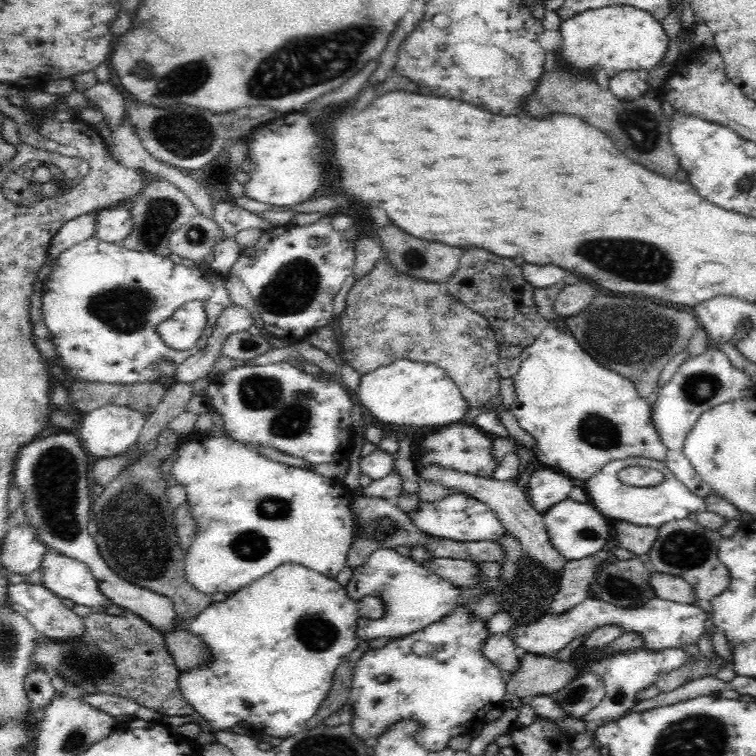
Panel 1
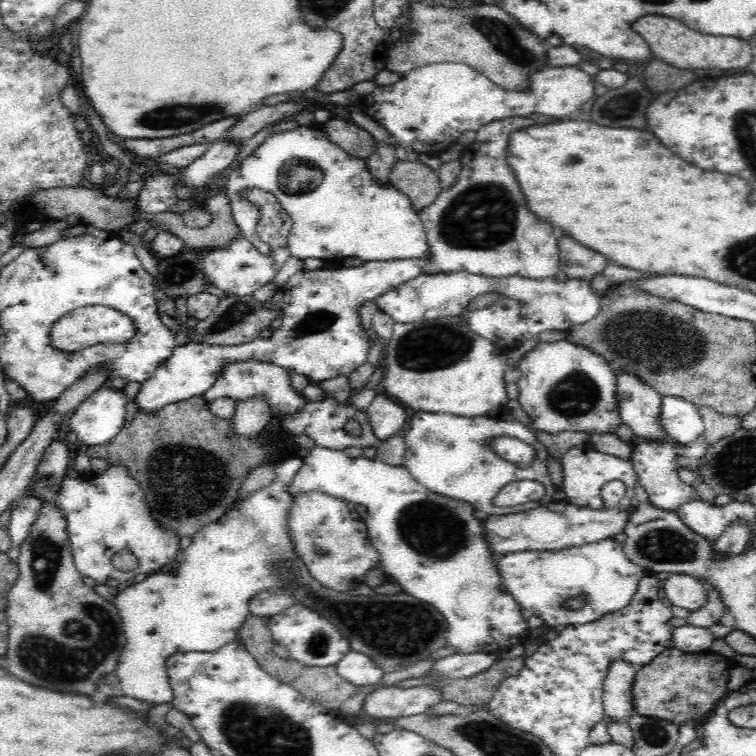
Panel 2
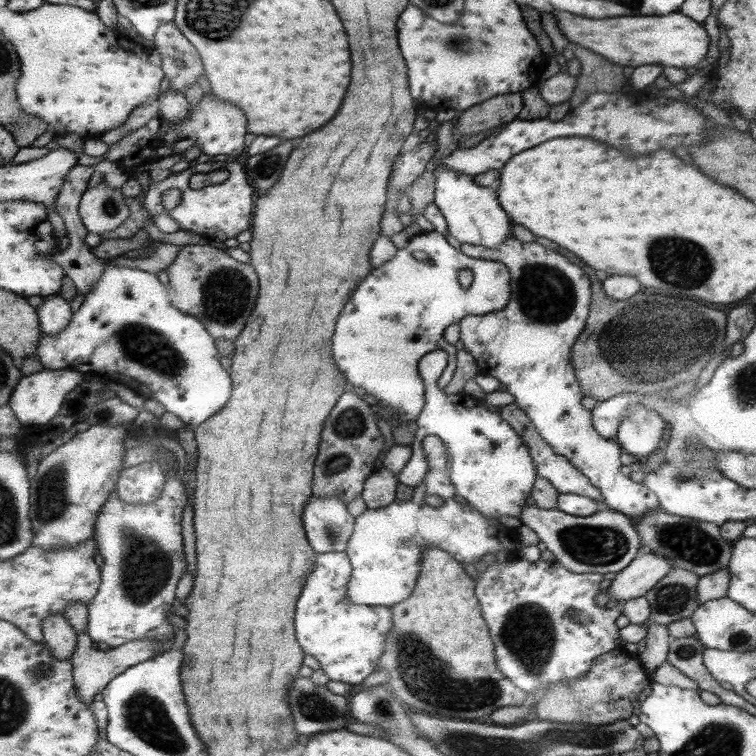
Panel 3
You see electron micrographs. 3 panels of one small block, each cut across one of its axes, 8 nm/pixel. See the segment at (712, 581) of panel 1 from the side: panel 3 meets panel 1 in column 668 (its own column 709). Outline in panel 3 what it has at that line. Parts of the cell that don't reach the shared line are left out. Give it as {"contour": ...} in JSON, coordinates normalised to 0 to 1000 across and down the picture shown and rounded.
{"contour":[[[877,673],[857,676],[852,684],[837,688],[837,697],[847,708],[849,728],[857,728],[888,741],[892,753],[907,753],[925,763],[962,751],[967,730],[967,717],[955,712],[951,696],[919,685],[892,683]]]}

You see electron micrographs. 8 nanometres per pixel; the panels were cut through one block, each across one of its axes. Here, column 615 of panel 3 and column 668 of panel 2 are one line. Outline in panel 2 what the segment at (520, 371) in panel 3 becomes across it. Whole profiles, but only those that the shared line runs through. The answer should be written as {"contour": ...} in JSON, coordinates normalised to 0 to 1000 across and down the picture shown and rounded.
{"contour":[[[929,573],[921,582],[910,587],[897,587],[896,585],[878,582],[862,583],[856,582],[847,585],[836,599],[837,618],[840,619],[847,640],[857,651],[860,665],[876,675],[892,676],[910,661],[919,657],[919,648],[910,639],[903,638],[897,630],[897,603],[910,603],[910,606],[926,607],[934,603],[934,593],[938,587],[931,581]]]}

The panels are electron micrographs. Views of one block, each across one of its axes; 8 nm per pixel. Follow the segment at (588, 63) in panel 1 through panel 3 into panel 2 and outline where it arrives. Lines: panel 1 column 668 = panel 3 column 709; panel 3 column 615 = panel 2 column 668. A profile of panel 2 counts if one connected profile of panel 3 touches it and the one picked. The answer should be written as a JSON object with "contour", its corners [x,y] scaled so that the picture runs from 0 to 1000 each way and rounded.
{"contour":[[[860,19],[860,21],[844,24],[836,37],[841,42],[847,42],[847,48],[854,50],[854,56],[860,58],[860,65],[862,65],[862,70],[868,71],[868,77],[876,78],[894,90],[909,90],[910,93],[950,90],[950,93],[964,94],[987,90],[997,77],[993,57],[988,53],[974,49],[947,49],[942,45],[913,40],[910,34],[905,34],[902,29],[889,26],[889,24],[873,24],[873,21]]]}

